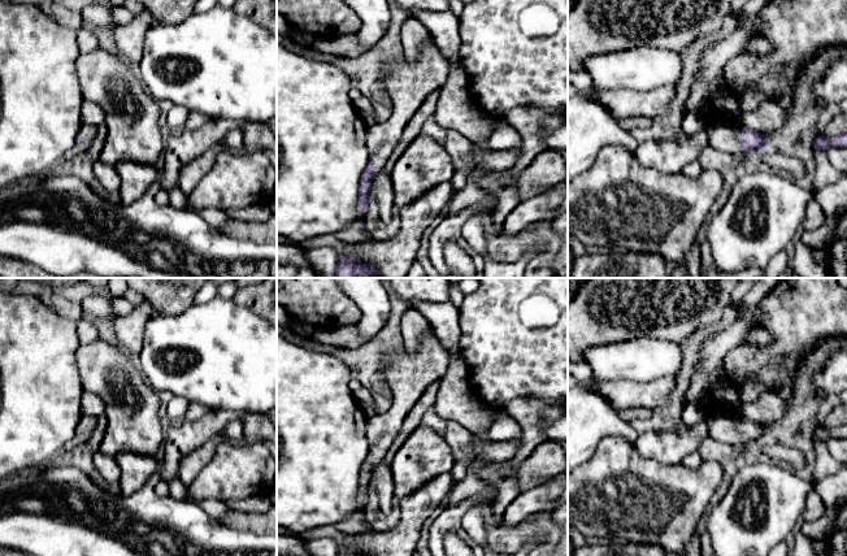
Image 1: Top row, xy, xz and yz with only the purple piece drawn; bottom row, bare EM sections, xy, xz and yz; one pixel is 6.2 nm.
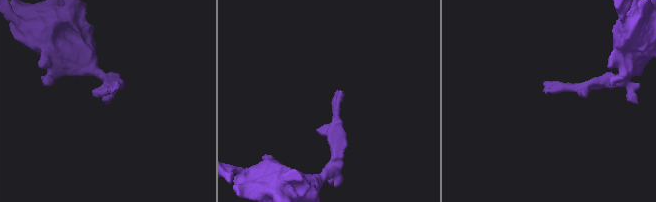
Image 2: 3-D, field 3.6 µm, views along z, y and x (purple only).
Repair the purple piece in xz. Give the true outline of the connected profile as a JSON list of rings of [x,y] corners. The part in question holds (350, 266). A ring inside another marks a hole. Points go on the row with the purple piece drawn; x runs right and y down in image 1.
[[[356,255],[339,260],[335,278],[377,278],[372,264],[362,264]]]

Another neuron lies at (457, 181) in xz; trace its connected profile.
[[[468,169],[453,171],[453,175],[451,178],[453,191],[460,191],[465,186],[466,178],[468,178]]]

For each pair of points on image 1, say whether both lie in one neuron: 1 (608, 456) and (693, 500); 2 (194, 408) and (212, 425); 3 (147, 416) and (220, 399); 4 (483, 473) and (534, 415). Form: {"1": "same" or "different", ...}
{"1": "same", "2": "different", "3": "different", "4": "same"}

